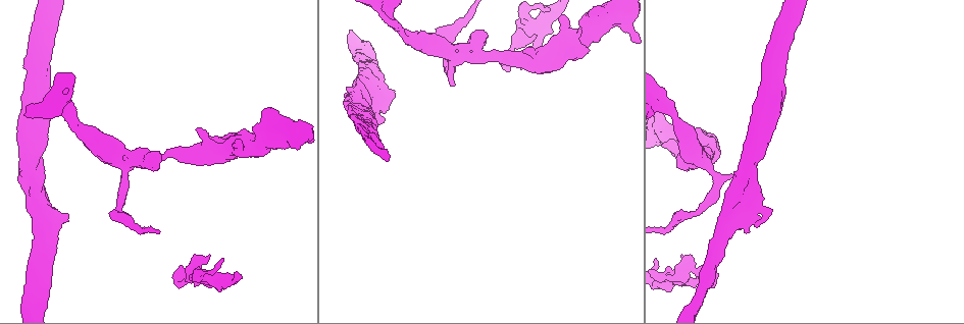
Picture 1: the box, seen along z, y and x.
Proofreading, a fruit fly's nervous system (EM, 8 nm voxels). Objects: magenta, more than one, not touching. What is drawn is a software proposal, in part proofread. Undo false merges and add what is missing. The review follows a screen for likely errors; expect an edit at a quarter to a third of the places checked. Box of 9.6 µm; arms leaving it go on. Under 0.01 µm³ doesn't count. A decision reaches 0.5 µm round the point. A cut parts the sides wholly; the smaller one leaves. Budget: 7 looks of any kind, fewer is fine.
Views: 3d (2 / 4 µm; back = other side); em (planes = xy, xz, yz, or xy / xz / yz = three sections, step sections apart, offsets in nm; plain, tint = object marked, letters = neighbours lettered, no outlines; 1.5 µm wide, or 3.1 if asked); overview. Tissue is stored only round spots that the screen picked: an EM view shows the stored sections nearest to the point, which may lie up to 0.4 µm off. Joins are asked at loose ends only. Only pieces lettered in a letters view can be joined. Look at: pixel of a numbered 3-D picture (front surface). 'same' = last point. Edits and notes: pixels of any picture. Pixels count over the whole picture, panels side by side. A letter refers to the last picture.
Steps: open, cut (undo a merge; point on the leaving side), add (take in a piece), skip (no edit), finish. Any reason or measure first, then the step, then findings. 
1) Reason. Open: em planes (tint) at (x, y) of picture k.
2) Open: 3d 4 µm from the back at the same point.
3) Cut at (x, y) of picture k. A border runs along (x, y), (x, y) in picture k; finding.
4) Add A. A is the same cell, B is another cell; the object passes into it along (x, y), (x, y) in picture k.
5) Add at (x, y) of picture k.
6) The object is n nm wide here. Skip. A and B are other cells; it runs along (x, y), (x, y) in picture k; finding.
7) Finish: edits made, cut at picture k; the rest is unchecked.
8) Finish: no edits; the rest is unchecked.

Closes a loop. Open: 3d 4 µm from the back at (376, 111) of picture 1.

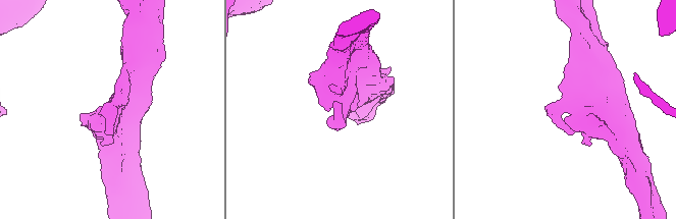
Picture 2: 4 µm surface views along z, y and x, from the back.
Need the tissue. Open: em 3.1 µm xz step 16 (tint) at (344, 107) of picture 2.

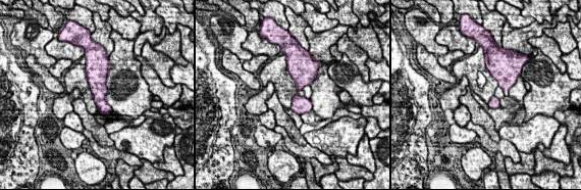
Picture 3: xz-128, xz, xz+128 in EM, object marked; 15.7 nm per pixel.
Open: em 3.1 µm yz step 8 (letters) at the same point.

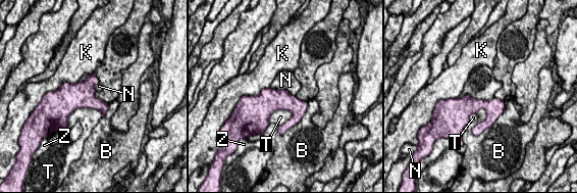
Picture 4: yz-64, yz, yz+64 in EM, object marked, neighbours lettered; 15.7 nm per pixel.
Skip. B, K, N, T and Z are other cells; it runs along (451, 102), (456, 104), (503, 105) in picture 4; all the same cell.

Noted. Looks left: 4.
Free end. Open: em xz step 8 (letters) at (453, 85) of picture 1.

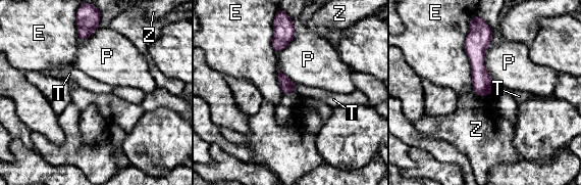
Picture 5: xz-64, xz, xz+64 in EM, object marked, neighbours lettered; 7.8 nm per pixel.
The longest contact is with E, 550 nm. Skip. E, P, T and Z are other cells; none of them fits.

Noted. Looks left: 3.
Sudden change in width. Open: em 3.1 µm planes (letters) at (664, 129) of picture 1.

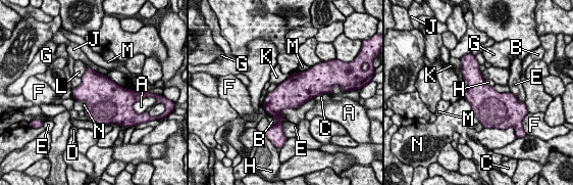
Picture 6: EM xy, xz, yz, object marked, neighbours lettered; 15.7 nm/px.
Skip. A, B, C, D, E, F, G, H, J, K, L, M and N are other cells; a border runs along (75, 99), (85, 103), (84, 109) in picture 6; one cell here.

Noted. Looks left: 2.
Finish: no edits; the rest is unchecked.

